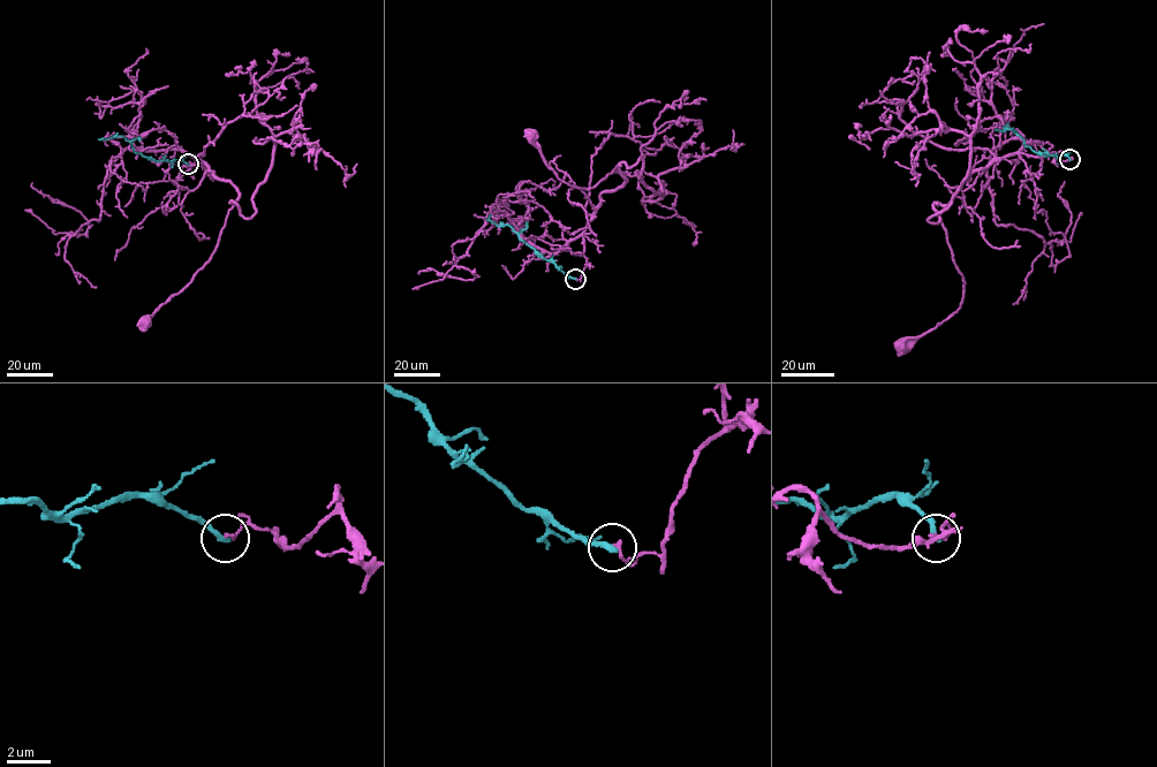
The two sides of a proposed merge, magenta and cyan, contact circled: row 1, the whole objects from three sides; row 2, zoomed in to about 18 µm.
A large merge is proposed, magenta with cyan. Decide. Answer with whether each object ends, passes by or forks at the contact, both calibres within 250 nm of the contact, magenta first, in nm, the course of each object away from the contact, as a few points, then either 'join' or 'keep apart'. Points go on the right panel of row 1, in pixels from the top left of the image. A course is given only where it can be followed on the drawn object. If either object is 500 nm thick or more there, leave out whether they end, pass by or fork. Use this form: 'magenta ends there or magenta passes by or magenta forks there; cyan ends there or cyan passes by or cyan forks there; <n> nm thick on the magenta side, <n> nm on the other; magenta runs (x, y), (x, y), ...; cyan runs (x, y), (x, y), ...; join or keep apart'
magenta ends there; cyan ends there; 140 nm thick on the magenta side, 280 nm on the other; magenta runs (1069, 159), (1010, 153), (969, 172), (940, 214), (965, 285), (960, 308), (904, 351), (900, 347); cyan runs (1069, 159), (1065, 154), (1037, 153), (1008, 127), (996, 129); keep apart

